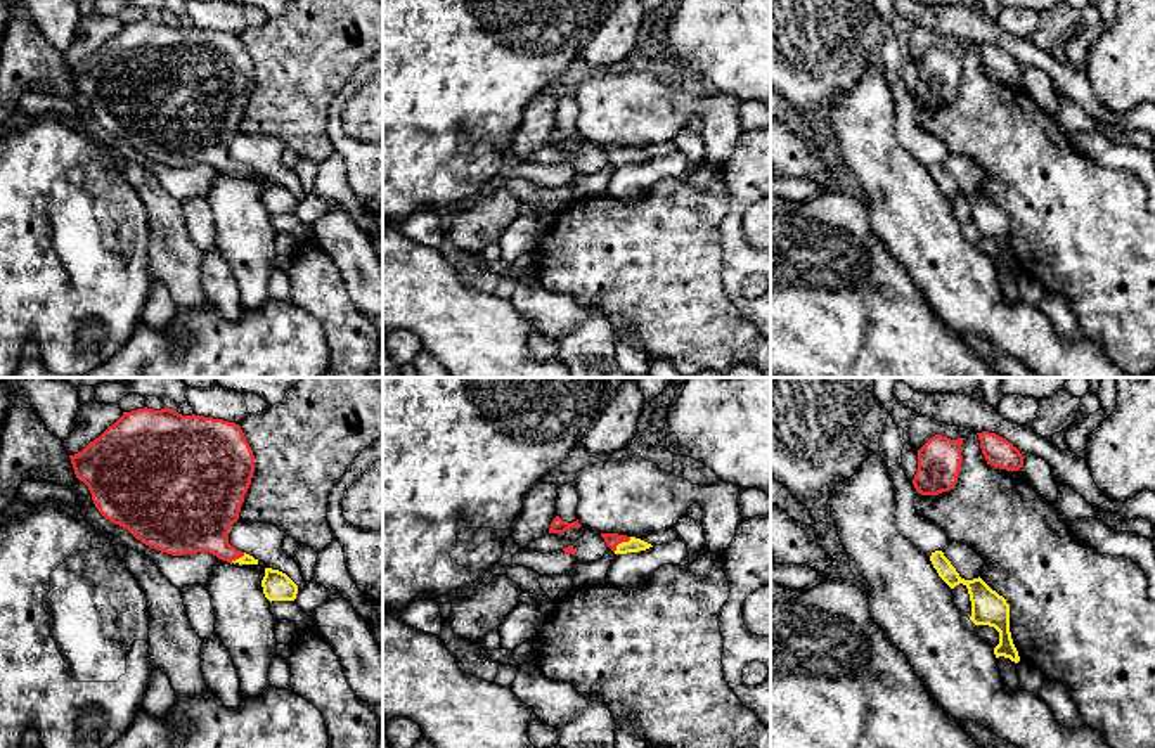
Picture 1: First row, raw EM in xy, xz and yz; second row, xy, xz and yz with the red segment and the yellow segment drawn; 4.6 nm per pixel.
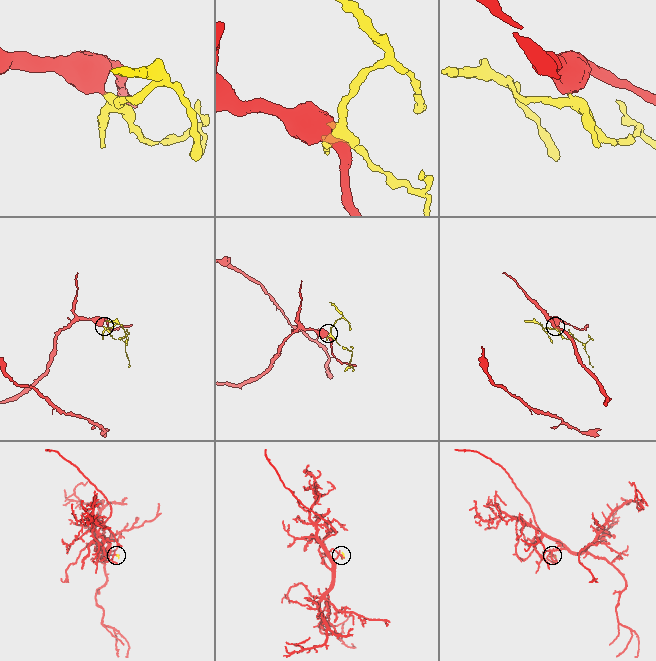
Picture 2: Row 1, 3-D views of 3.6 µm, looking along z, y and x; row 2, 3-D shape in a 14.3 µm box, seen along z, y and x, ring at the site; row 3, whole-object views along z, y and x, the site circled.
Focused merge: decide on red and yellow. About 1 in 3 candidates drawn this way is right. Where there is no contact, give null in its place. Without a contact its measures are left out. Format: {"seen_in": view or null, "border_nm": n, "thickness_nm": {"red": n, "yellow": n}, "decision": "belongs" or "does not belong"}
{"seen_in": "xz", "border_nm": 110, "thickness_nm": {"red": 70, "yellow": 70}, "decision": "belongs"}

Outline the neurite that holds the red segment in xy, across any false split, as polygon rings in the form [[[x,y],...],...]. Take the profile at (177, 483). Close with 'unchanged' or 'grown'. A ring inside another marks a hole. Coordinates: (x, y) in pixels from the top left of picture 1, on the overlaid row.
[[[144,407],[123,412],[99,438],[69,459],[99,513],[142,544],[171,556],[210,552],[227,563],[258,564],[258,559],[229,544],[229,530],[239,519],[255,473],[255,455],[239,424],[196,414],[182,416],[168,407]]]; grown

